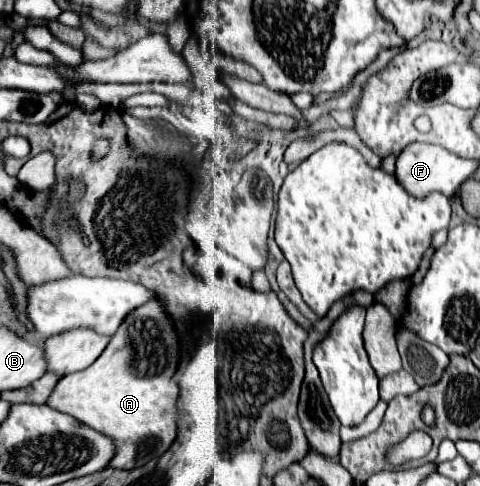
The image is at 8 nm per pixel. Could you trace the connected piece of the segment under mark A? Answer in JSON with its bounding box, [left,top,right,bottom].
[46,301,180,469]

